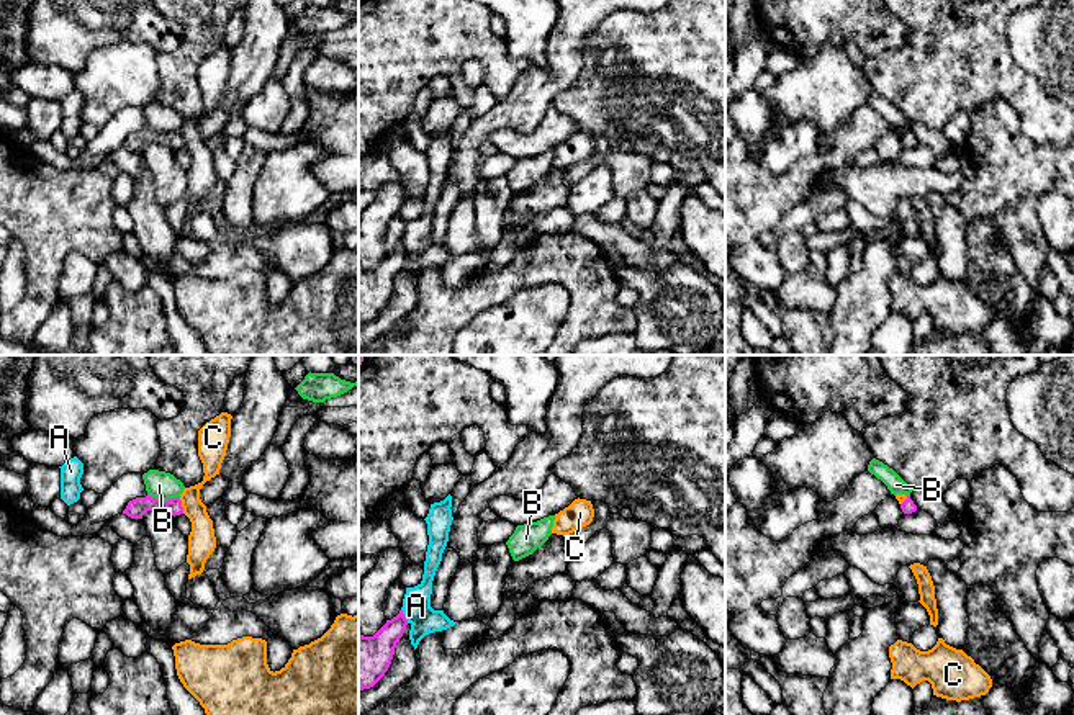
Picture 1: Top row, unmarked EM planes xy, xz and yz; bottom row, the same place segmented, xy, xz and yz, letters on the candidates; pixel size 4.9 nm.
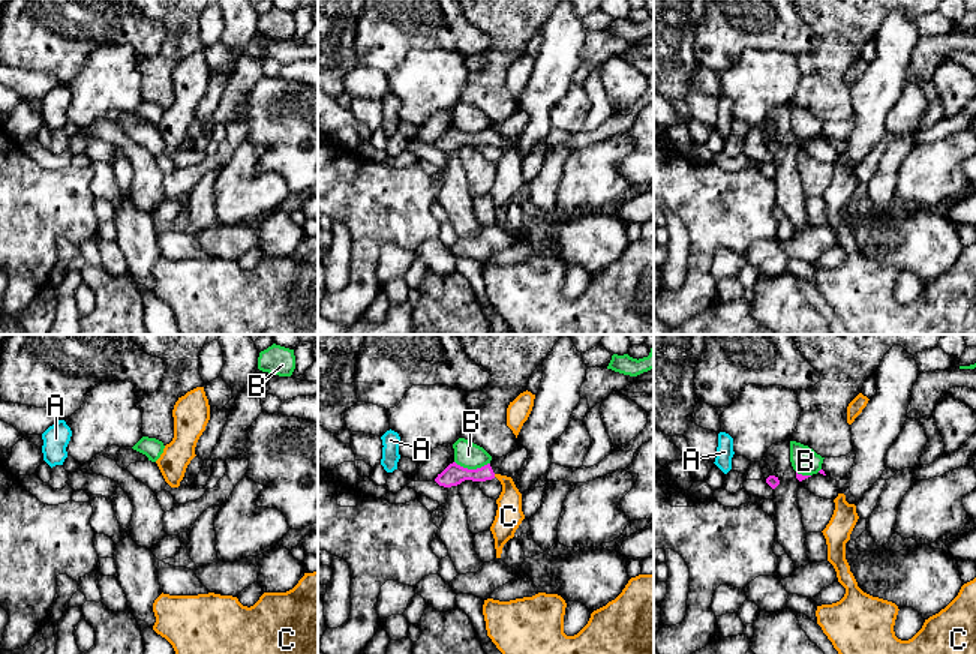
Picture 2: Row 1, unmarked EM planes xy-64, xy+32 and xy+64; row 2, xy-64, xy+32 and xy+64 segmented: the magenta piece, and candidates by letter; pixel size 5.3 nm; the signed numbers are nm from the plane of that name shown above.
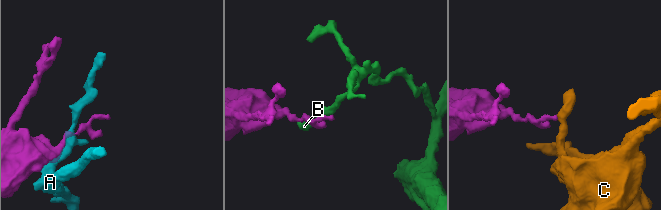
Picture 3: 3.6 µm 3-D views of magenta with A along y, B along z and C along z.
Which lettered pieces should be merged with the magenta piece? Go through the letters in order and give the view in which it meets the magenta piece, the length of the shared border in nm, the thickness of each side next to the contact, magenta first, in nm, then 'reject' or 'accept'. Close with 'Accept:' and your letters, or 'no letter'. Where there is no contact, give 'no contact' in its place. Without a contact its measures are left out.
A: meets magenta in xz; contact 80 nm long; 190 nm thick on the magenta side, 140 nm on the other; reject
B: meets magenta in xy; contact 160 nm long; 90 nm thick on the magenta side, 140 nm on the other; reject
C: meets magenta in xy; contact 80 nm long; 90 nm thick on the magenta side, 140 nm on the other; reject
Accept: no letter

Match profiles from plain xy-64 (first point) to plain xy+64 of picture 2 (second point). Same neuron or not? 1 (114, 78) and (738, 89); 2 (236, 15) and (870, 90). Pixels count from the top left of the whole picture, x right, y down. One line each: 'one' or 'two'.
1: one
2: one

